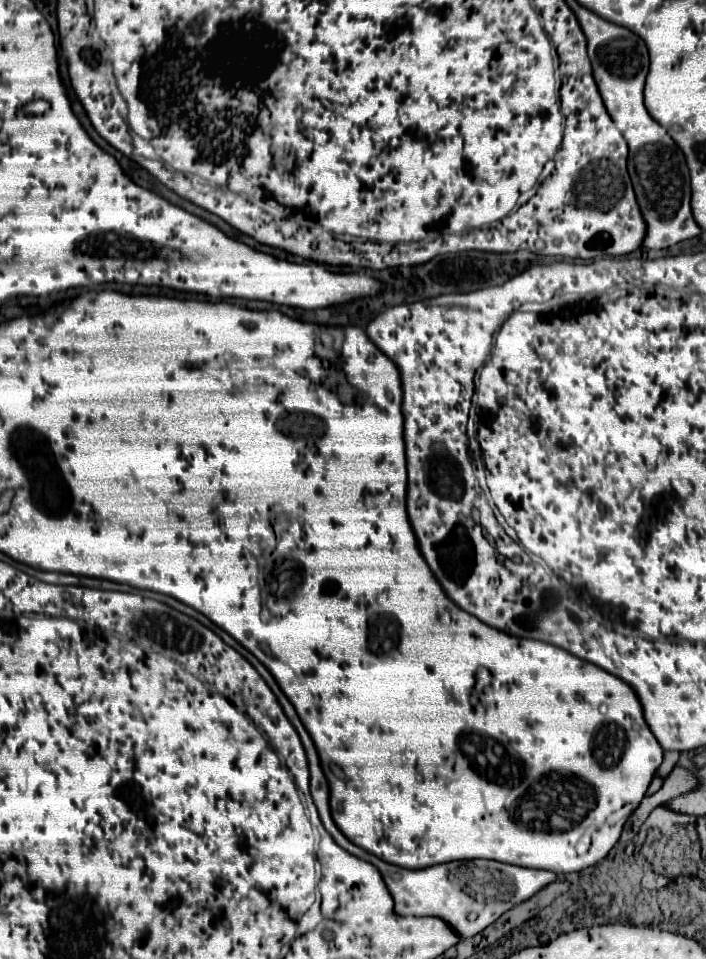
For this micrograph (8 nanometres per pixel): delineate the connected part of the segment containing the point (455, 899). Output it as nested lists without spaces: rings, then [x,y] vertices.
[[[314,779],[316,783],[312,785],[312,797],[318,807],[320,819],[326,827],[326,831],[334,837],[334,841],[344,847],[348,853],[372,863],[378,867],[392,899],[394,899],[394,909],[398,915],[434,915],[444,919],[460,937],[472,937],[480,933],[484,927],[494,923],[502,913],[512,909],[514,905],[530,899],[534,893],[544,889],[546,885],[556,881],[556,873],[552,871],[540,871],[540,869],[526,869],[526,867],[516,867],[516,865],[506,865],[498,861],[488,861],[488,859],[476,859],[476,861],[450,861],[450,863],[440,863],[432,865],[426,869],[404,869],[392,863],[386,863],[372,853],[356,847],[350,843],[340,829],[334,825],[330,817],[330,807],[328,807],[328,793],[326,793],[326,783],[322,779]]]

